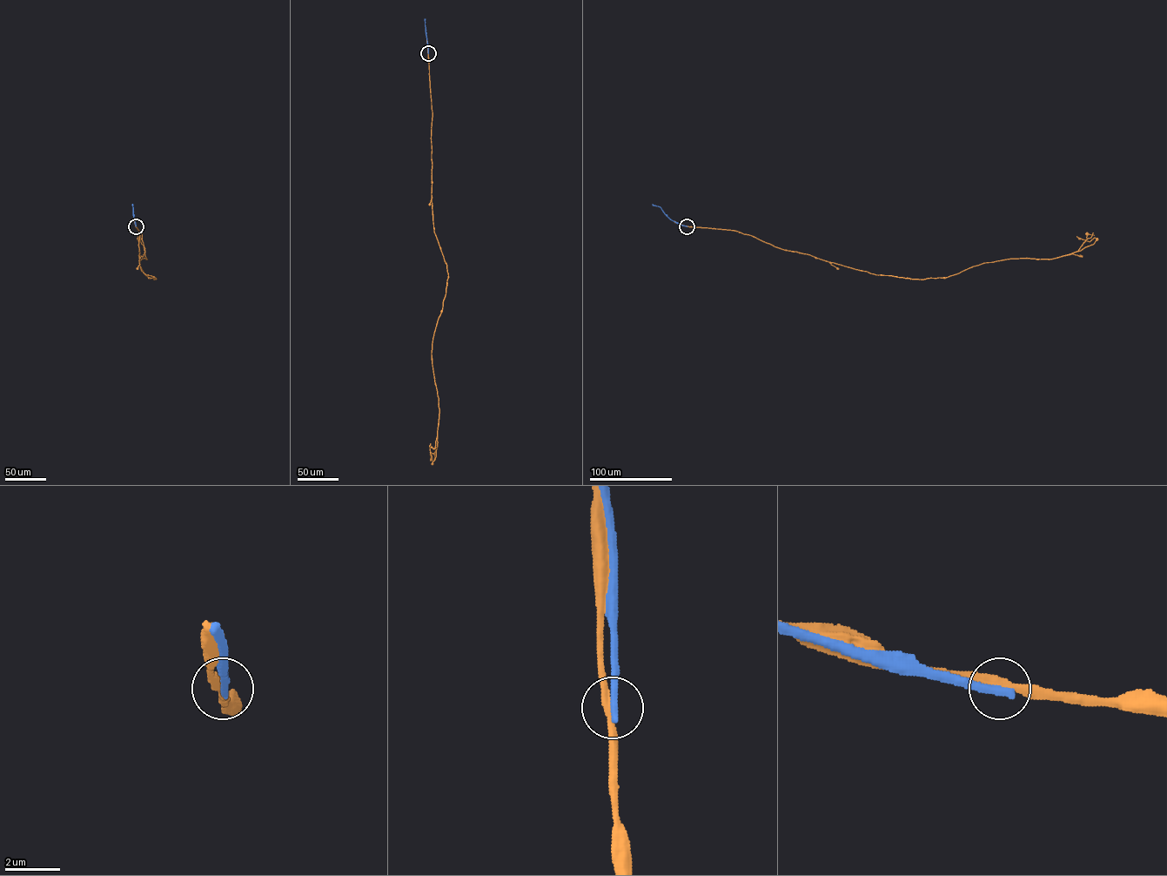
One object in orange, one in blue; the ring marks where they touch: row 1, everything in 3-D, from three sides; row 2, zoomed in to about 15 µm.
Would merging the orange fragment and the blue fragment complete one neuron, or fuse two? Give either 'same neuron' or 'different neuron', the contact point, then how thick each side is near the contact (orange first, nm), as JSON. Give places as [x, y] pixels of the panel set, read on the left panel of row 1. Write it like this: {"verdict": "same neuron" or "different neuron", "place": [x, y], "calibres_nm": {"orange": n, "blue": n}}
{"verdict": "different neuron", "place": [136, 226], "calibres_nm": {"orange": 320, "blue": 360}}

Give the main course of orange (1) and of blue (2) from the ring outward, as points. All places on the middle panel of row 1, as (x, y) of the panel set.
1: (428, 53), (432, 115), (432, 221), (448, 275), (432, 351), (439, 409), (437, 447), (432, 463), (431, 443)
2: (428, 53), (425, 19)

